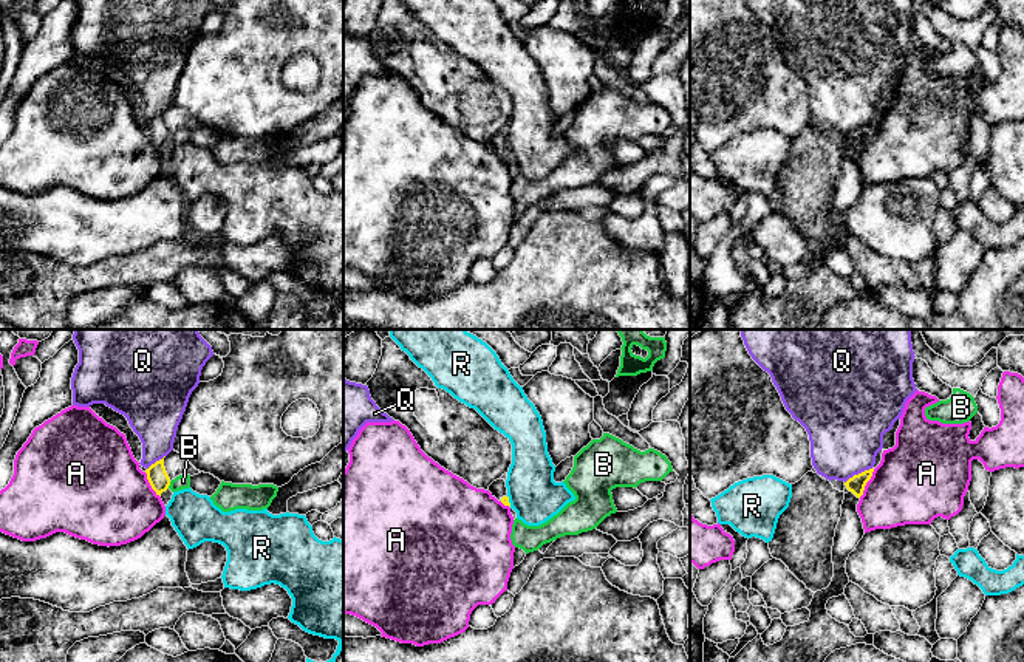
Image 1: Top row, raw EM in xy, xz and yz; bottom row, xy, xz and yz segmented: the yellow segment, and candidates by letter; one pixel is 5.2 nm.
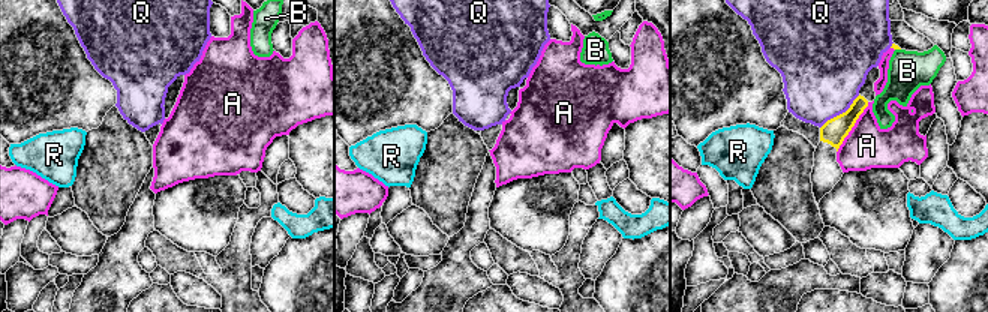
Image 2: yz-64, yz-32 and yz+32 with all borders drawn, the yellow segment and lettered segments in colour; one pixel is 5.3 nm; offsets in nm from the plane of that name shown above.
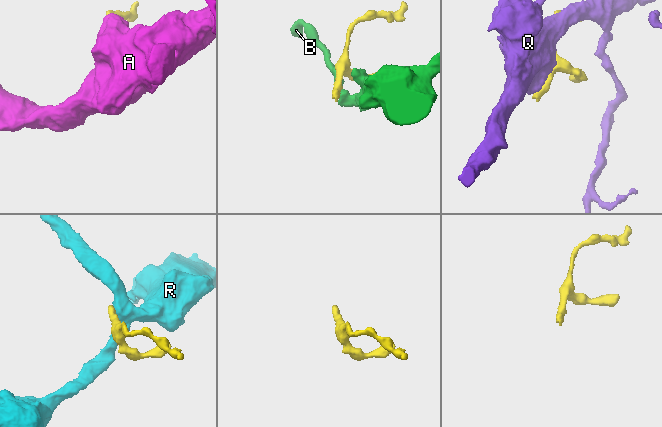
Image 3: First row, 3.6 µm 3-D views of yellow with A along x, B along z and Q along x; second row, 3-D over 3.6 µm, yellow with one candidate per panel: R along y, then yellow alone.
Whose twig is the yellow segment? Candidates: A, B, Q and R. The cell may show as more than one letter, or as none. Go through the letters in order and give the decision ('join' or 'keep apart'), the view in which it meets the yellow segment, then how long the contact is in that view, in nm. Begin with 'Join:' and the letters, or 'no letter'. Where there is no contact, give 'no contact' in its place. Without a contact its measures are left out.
Join: no letter
A: keep apart; contact in yz; length 170 nm
B: keep apart; contact in xy; length 40 nm
Q: keep apart; contact in yz; length 170 nm
R: keep apart; contact in xz; length 70 nm

